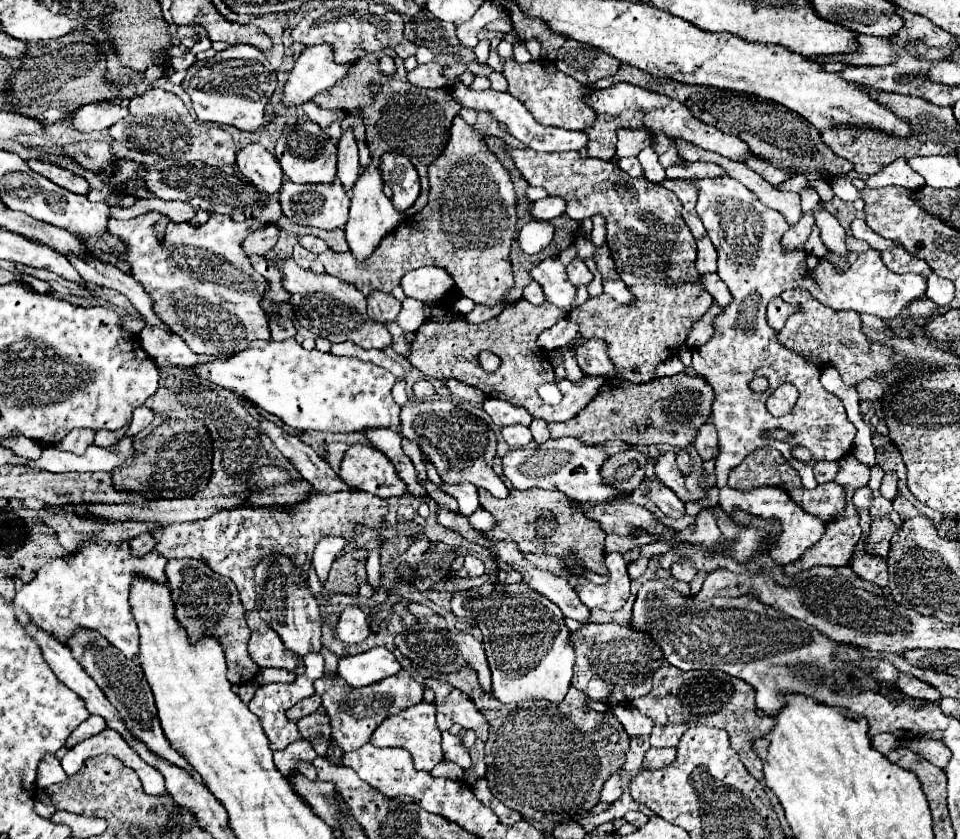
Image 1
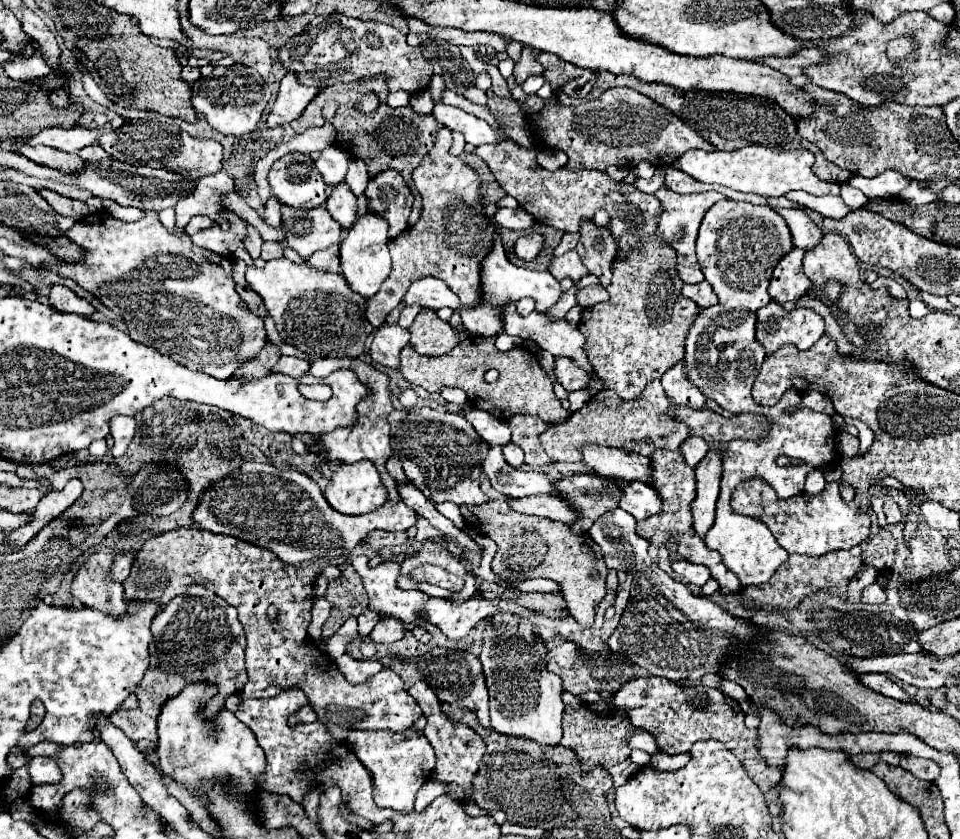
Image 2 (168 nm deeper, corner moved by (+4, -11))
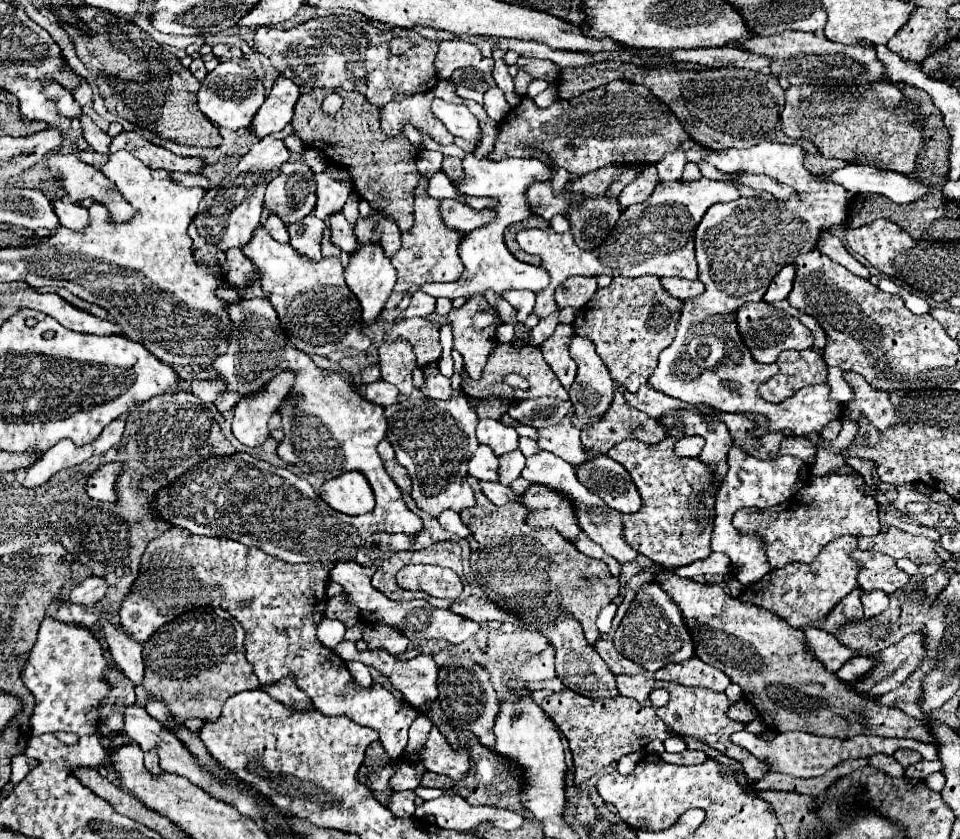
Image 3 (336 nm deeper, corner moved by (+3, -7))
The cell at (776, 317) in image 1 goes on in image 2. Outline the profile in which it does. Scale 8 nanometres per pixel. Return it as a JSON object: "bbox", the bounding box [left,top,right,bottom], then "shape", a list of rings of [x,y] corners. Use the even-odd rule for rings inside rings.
{"bbox":[756,303,824,355],"shape":[[[768,303],[756,313],[756,341],[764,345],[766,355],[782,345],[794,345],[796,349],[806,351],[824,333],[824,321],[810,309],[786,311],[778,303]]]}

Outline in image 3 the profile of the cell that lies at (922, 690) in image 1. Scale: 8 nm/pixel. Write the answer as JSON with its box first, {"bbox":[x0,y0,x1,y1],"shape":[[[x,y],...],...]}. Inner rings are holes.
{"bbox":[837,657,873,683],"shape":[[[855,657],[837,671],[837,677],[841,677],[841,681],[845,681],[845,683],[853,683],[853,681],[859,681],[861,677],[865,677],[865,673],[869,673],[869,669],[873,669],[873,659]]]}

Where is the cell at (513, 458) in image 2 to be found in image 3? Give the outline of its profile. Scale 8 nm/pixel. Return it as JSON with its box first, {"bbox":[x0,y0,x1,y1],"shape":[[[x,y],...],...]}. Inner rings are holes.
{"bbox":[499,449,525,485],"shape":[[[519,449],[509,451],[505,455],[499,457],[499,475],[501,475],[501,483],[503,485],[511,485],[519,475],[521,469],[525,467],[525,457]]]}

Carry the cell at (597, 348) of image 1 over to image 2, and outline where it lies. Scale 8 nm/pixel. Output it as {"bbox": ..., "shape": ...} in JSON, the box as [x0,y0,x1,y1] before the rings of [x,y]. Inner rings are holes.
{"bbox":[554,357,588,391],"shape":[[[556,357],[554,375],[556,375],[556,381],[558,381],[566,391],[582,389],[582,387],[586,387],[586,383],[588,383],[588,375],[584,373],[584,369],[580,369],[574,361],[568,361],[566,357]]]}

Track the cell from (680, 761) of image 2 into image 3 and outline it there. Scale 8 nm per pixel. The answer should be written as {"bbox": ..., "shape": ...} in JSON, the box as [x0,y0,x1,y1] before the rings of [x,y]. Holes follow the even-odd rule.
{"bbox":[661,749,707,765],"shape":[[[685,749],[685,753],[663,753],[661,755],[663,761],[667,763],[677,763],[677,765],[695,765],[695,763],[703,763],[707,759],[707,755],[703,751],[695,751],[695,749]]]}

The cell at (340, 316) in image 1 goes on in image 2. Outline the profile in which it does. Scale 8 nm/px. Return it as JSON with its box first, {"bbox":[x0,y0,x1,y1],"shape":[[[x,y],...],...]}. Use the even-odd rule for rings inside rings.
{"bbox":[246,257,374,359],"shape":[[[280,257],[274,261],[266,261],[264,267],[250,265],[246,269],[246,281],[262,297],[262,301],[268,309],[268,315],[276,321],[276,327],[288,345],[294,345],[296,349],[300,349],[308,355],[314,355],[318,359],[360,357],[364,353],[366,337],[372,333],[374,327],[366,319],[366,299],[360,297],[358,293],[352,293],[352,289],[348,289],[342,273],[312,269],[306,261],[294,263],[286,257]]]}

